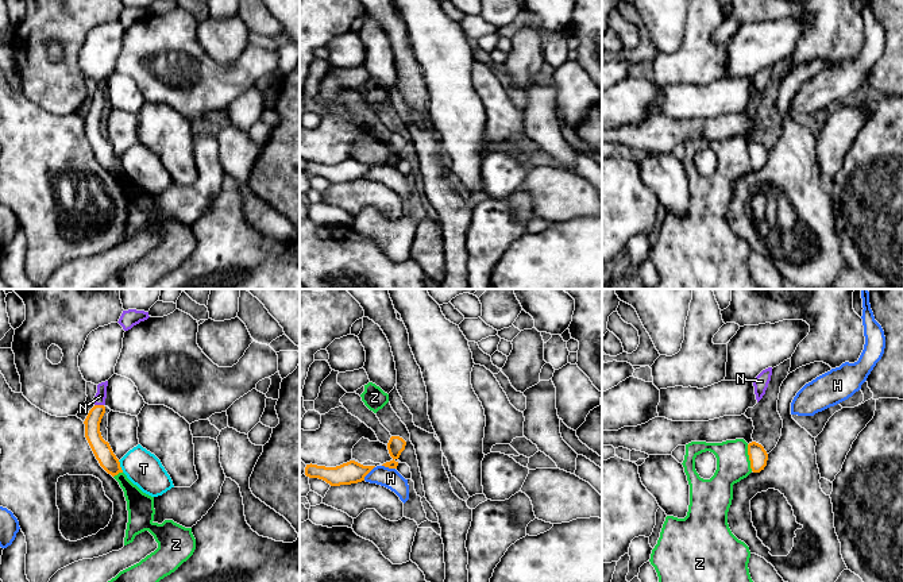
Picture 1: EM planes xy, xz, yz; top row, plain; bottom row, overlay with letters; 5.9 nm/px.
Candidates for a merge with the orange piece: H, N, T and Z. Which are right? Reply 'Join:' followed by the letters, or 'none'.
Join: N

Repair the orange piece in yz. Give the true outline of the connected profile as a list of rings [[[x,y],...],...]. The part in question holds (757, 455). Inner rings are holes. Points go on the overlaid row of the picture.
[[[756,442],[748,444],[748,455],[753,473],[760,473],[767,466],[768,454],[764,447]]]

